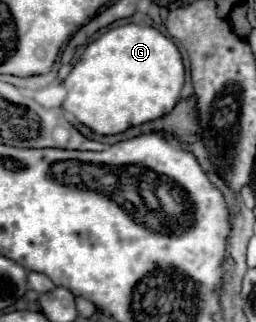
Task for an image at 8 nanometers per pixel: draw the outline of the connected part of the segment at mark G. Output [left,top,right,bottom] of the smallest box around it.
[62,23,184,135]

